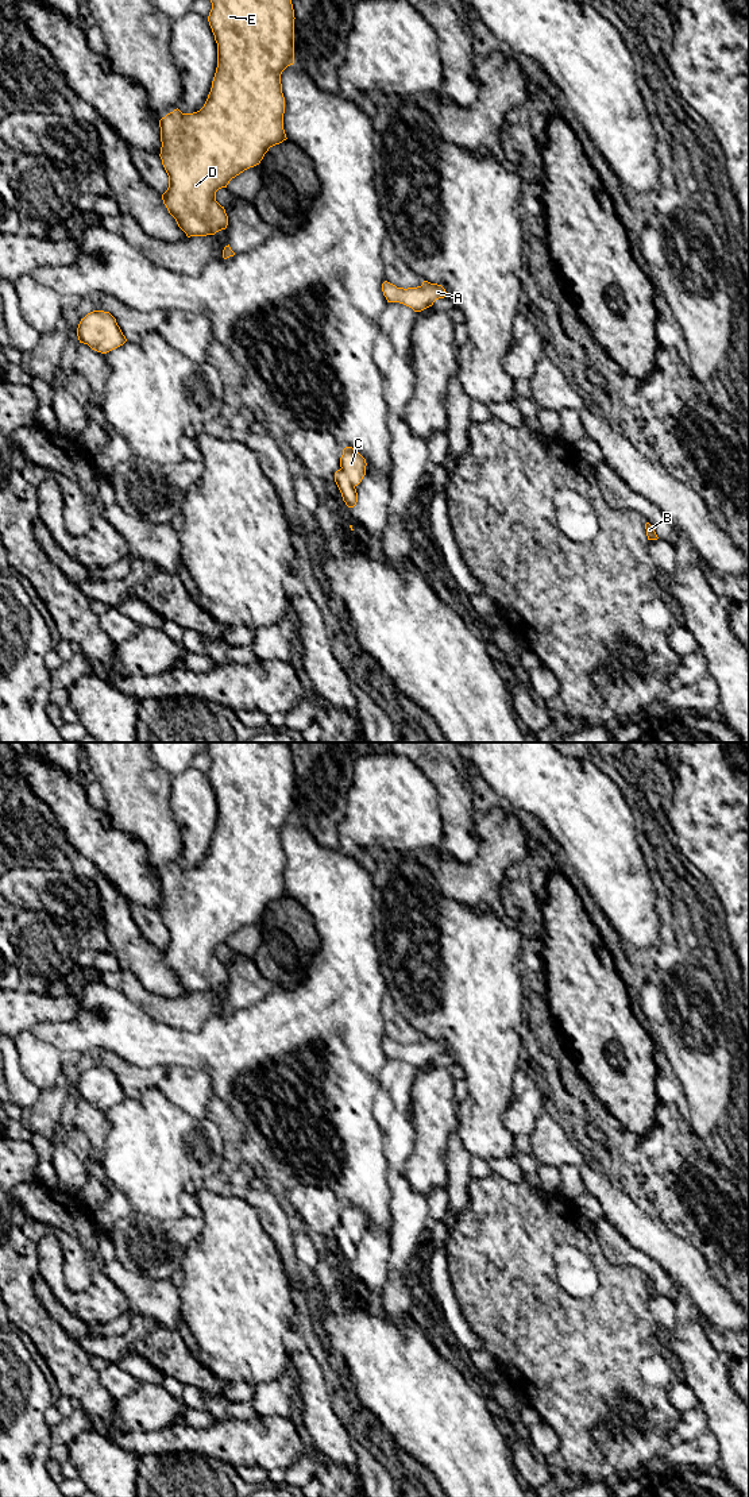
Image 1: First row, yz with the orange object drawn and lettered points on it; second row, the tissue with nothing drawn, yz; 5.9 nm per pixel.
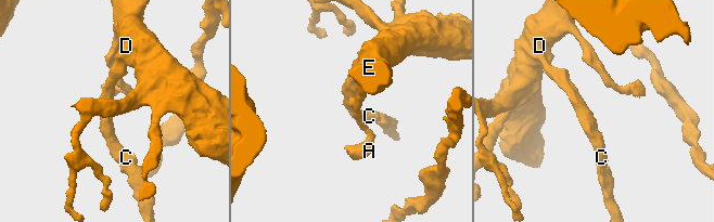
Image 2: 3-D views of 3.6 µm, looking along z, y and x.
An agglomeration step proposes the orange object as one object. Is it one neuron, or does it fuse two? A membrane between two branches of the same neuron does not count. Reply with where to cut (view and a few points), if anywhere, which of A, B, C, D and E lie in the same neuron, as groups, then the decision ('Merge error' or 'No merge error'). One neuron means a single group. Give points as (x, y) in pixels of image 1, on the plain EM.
No split. Groups: A B C D E. No merge error

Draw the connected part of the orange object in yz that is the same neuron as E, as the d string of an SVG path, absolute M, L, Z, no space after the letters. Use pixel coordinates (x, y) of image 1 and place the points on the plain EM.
M206 742L206 751L212 759L212 765L208 772L209 782L217 799L217 823L212 837L212 844L204 863L193 869L182 869L178 864L167 869L159 876L161 883L161 915L169 931L169 944L162 950L163 960L169 969L175 975L178 983L190 992L206 992L225 985L228 981L228 972L224 962L216 957L216 948L227 944L229 937L243 929L244 926L260 919L270 903L286 896L283 886L285 853L282 849L281 830L294 819L294 765L292 752L285 742Z

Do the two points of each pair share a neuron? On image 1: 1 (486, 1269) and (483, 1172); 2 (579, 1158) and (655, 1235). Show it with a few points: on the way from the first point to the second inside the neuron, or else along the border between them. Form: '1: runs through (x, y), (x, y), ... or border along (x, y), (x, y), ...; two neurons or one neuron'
1: border along (493, 1173), (473, 1180); two neurons
2: border along (578, 1165), (589, 1165), (603, 1173); two neurons

